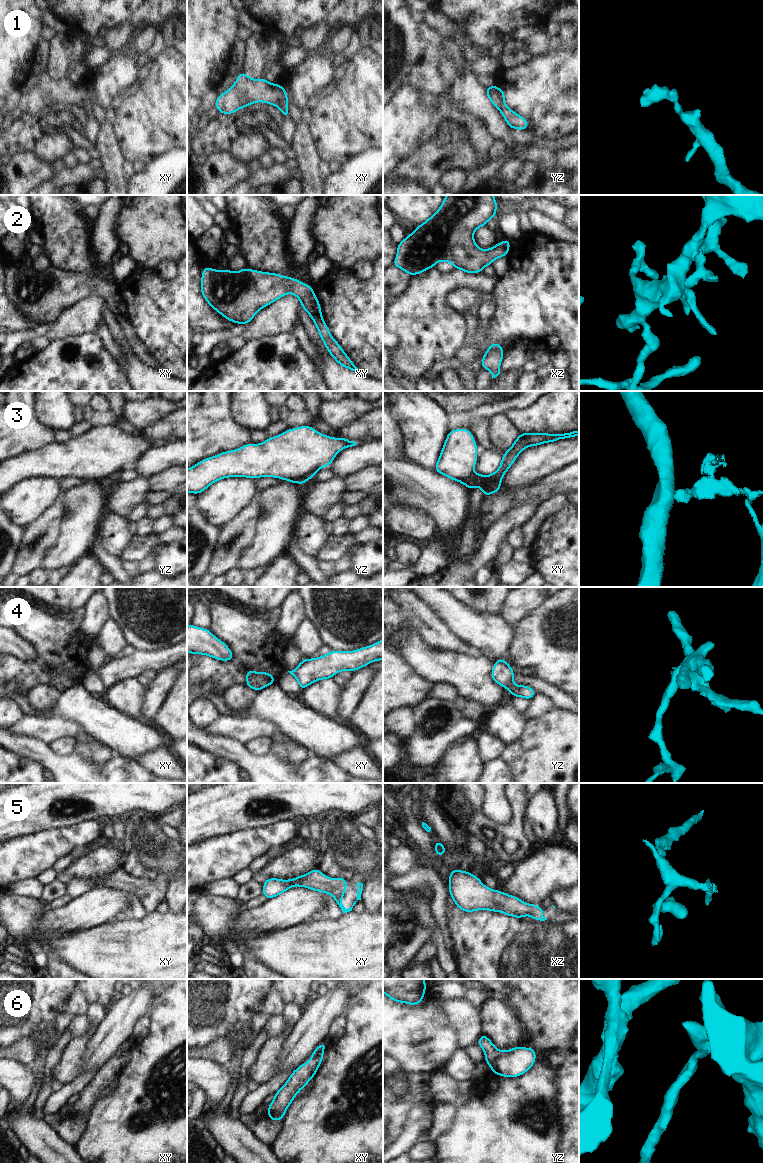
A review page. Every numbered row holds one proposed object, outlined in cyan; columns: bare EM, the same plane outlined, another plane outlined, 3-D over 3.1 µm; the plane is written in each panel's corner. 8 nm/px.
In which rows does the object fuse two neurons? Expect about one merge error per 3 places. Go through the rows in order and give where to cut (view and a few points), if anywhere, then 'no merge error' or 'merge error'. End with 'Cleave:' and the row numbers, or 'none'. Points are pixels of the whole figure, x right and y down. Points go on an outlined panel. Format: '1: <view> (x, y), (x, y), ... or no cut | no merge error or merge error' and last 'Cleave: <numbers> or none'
1: no cut | no merge error
2: no cut | no merge error
3: xy (469, 475), (460, 481) | merge error
4: no cut | no merge error
5: no cut | no merge error
6: no cut | no merge error
Cleave: 3

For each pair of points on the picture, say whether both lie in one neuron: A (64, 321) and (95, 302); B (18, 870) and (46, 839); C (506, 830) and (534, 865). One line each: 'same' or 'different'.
A: same
B: same
C: different

